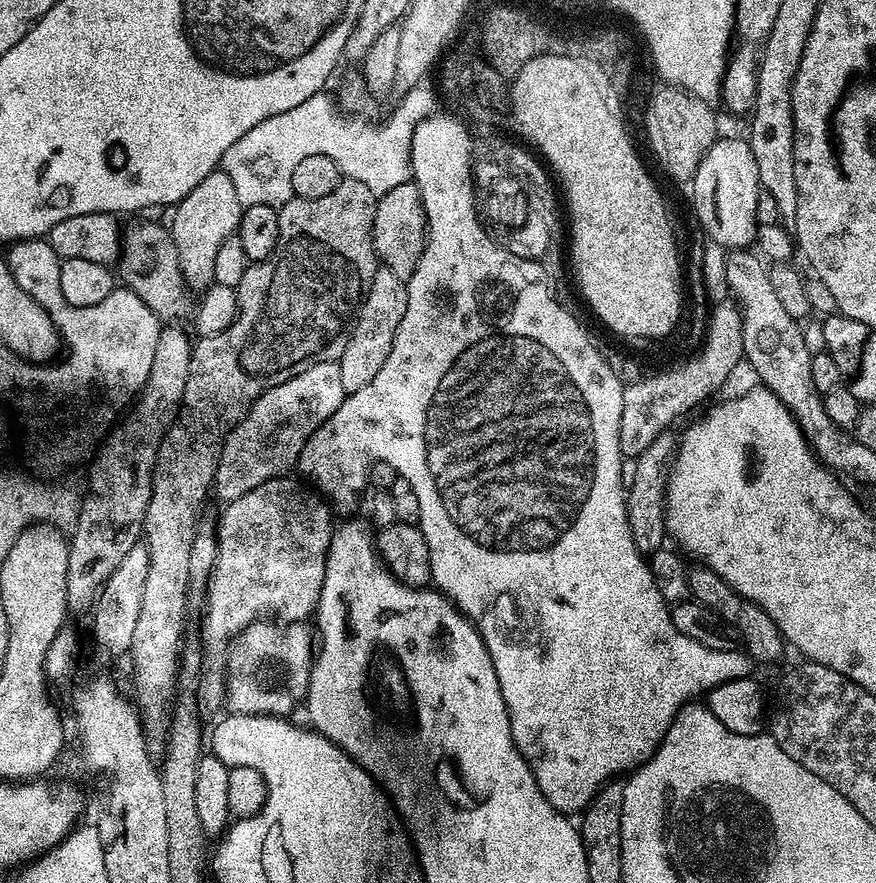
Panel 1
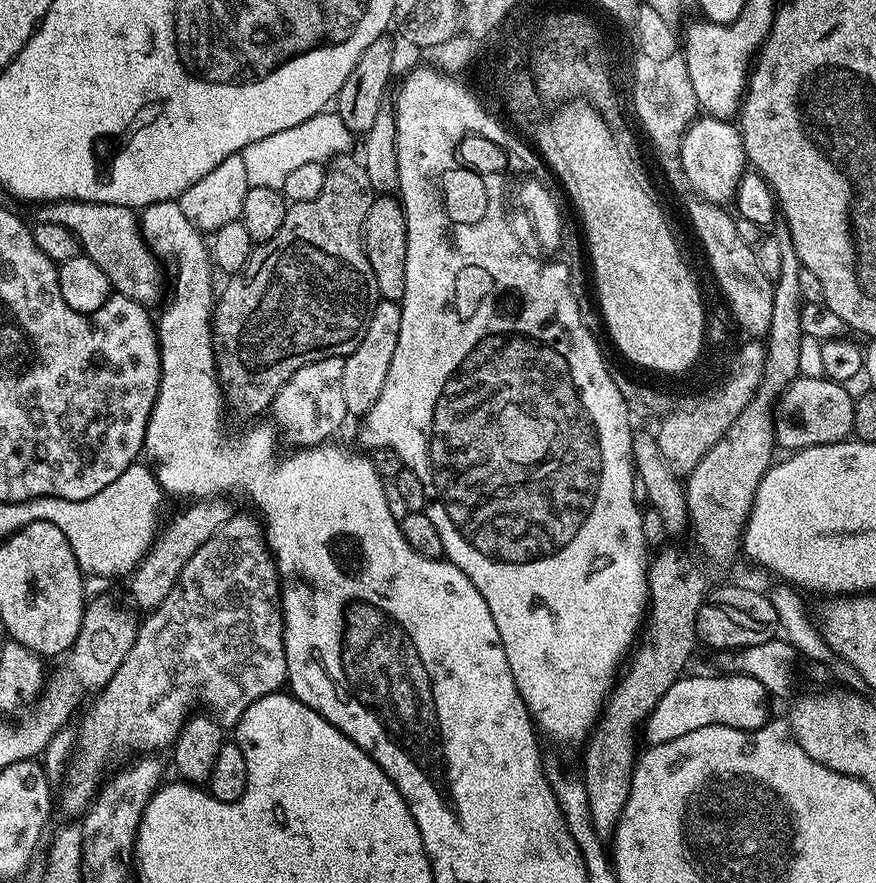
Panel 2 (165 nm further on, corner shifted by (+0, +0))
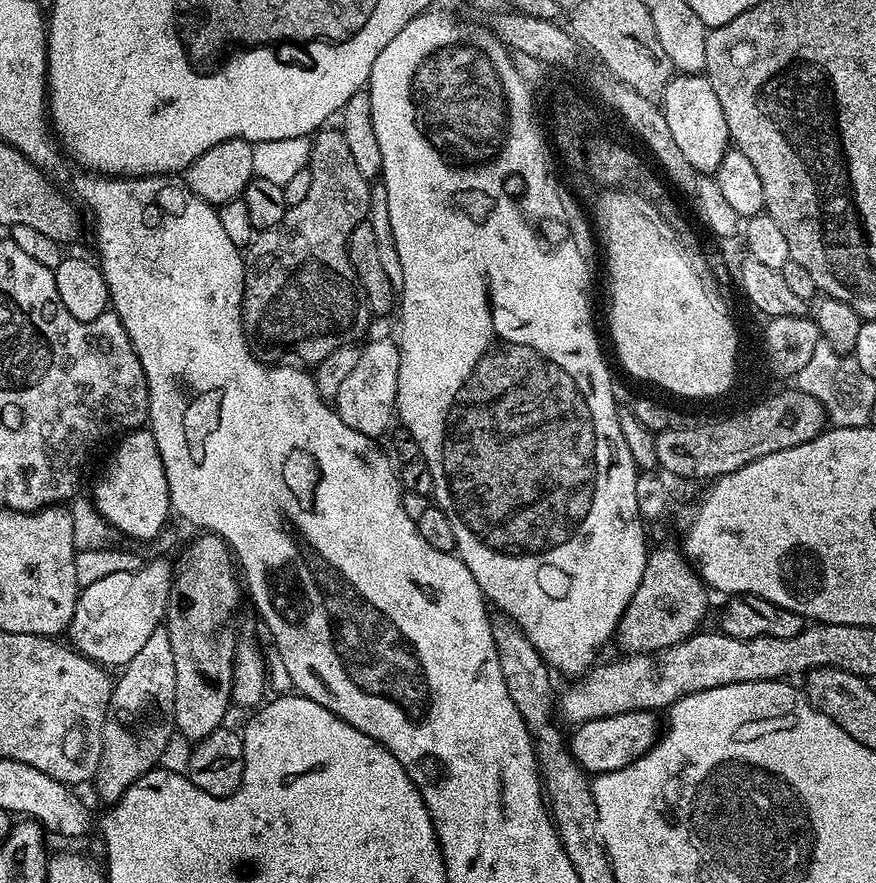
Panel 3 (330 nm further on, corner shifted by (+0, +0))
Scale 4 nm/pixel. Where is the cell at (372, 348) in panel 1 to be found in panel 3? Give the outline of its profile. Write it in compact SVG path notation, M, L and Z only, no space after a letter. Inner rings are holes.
M395 339L371 340L360 348L360 357L354 365L354 374L350 374L350 378L342 381L334 407L342 422L350 426L350 430L358 430L358 434L363 436L380 438L380 435L384 436L393 427L396 416L400 350Z

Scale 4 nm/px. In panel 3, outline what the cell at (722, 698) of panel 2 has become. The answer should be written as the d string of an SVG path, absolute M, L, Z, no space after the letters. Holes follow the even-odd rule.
M632 709L622 714L588 720L586 723L577 725L573 729L574 734L568 740L569 752L581 767L590 774L600 775L622 769L626 765L632 764L637 758L644 756L656 743L660 734L656 718L657 715L653 712Z

